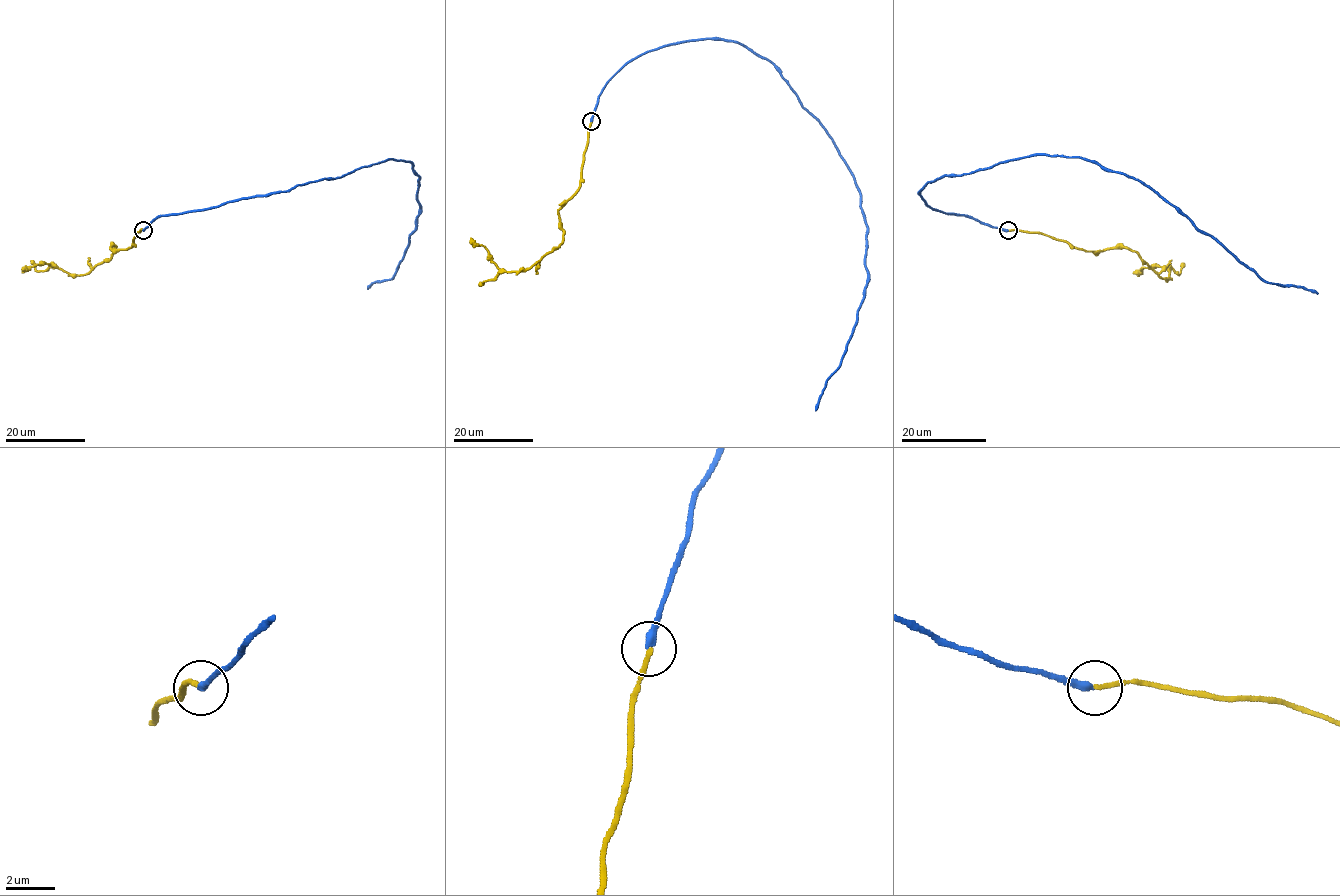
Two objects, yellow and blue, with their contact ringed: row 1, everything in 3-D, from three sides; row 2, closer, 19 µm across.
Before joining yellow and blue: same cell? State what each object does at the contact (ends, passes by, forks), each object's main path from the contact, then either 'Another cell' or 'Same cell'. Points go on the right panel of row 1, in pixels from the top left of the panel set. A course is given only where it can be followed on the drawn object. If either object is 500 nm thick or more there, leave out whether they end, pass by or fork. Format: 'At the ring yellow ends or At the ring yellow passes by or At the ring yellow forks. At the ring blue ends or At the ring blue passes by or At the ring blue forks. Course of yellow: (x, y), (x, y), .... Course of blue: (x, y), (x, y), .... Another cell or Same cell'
At the ring yellow ends. At the ring blue ends. Course of yellow: (1008, 231), (1039, 232), (1087, 251), (1128, 248), (1158, 275), (1167, 279), (1169, 272), (1150, 266), (1133, 273). Course of blue: (1008, 231), (932, 209), (919, 192), (945, 175), (1027, 156), (1093, 160), (1137, 178), (1265, 281), (1318, 293). Same cell

